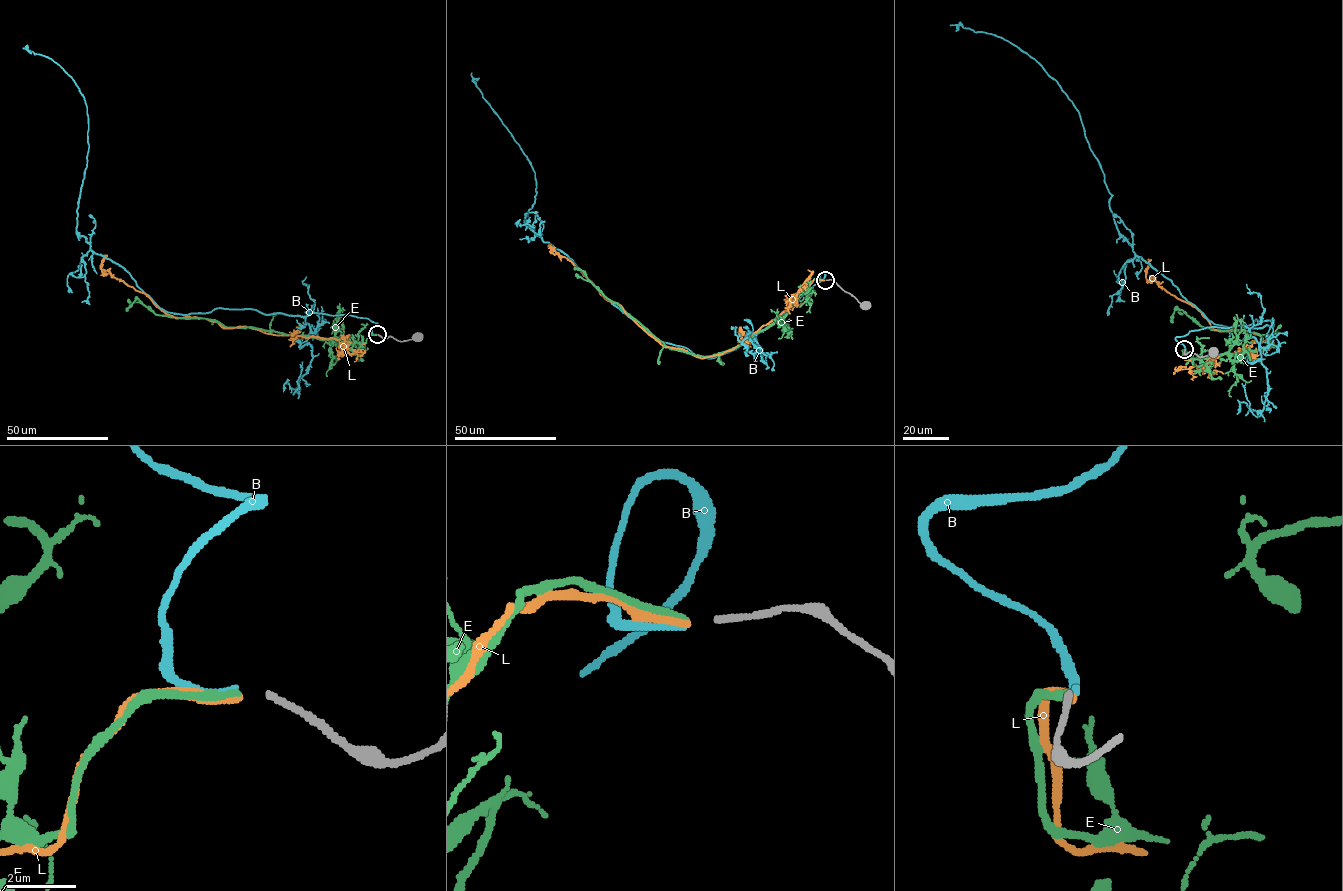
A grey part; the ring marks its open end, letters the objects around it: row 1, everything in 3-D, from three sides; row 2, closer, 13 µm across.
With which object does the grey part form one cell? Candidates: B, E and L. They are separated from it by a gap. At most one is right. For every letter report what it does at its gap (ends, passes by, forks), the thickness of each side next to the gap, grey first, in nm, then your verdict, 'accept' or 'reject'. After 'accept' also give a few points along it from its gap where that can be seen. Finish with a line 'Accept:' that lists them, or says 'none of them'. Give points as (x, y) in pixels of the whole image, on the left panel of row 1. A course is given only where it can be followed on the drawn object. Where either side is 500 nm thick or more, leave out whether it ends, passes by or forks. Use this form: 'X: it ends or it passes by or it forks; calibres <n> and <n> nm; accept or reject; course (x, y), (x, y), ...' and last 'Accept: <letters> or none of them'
B: it ends; calibres 190 and 180 nm; reject
E: it ends; calibres 190 and 180 nm; accept; course (376, 334), (365, 343), (229, 328), (214, 319), (156, 315), (138, 298), (126, 311)
L: it ends; calibres 190 and 220 nm; reject
Accept: E

